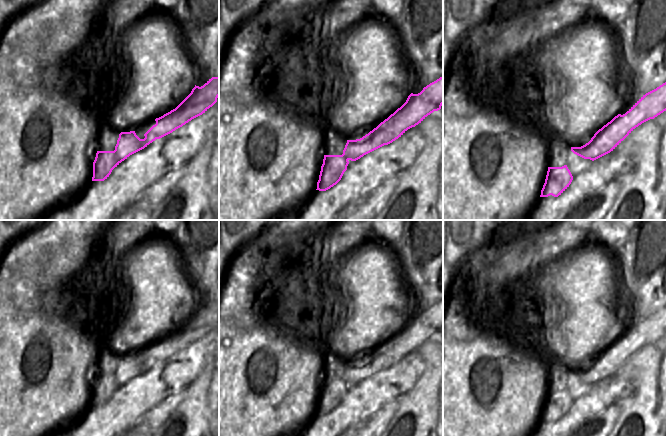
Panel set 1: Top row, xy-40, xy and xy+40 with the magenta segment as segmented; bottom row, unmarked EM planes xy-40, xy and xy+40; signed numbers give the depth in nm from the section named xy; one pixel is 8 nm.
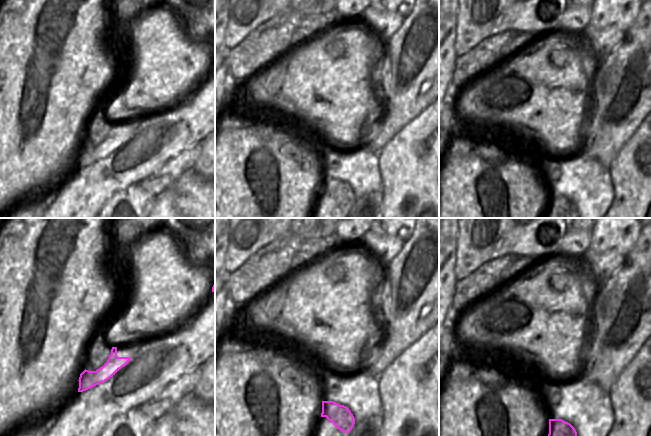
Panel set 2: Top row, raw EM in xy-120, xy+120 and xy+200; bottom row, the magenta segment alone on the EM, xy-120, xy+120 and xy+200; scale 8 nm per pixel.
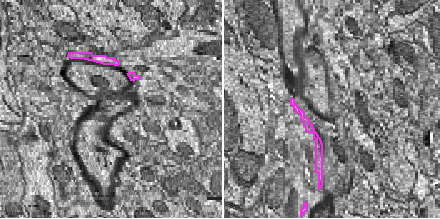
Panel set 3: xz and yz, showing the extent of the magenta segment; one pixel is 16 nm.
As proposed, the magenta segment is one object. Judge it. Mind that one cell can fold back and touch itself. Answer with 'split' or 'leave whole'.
split

